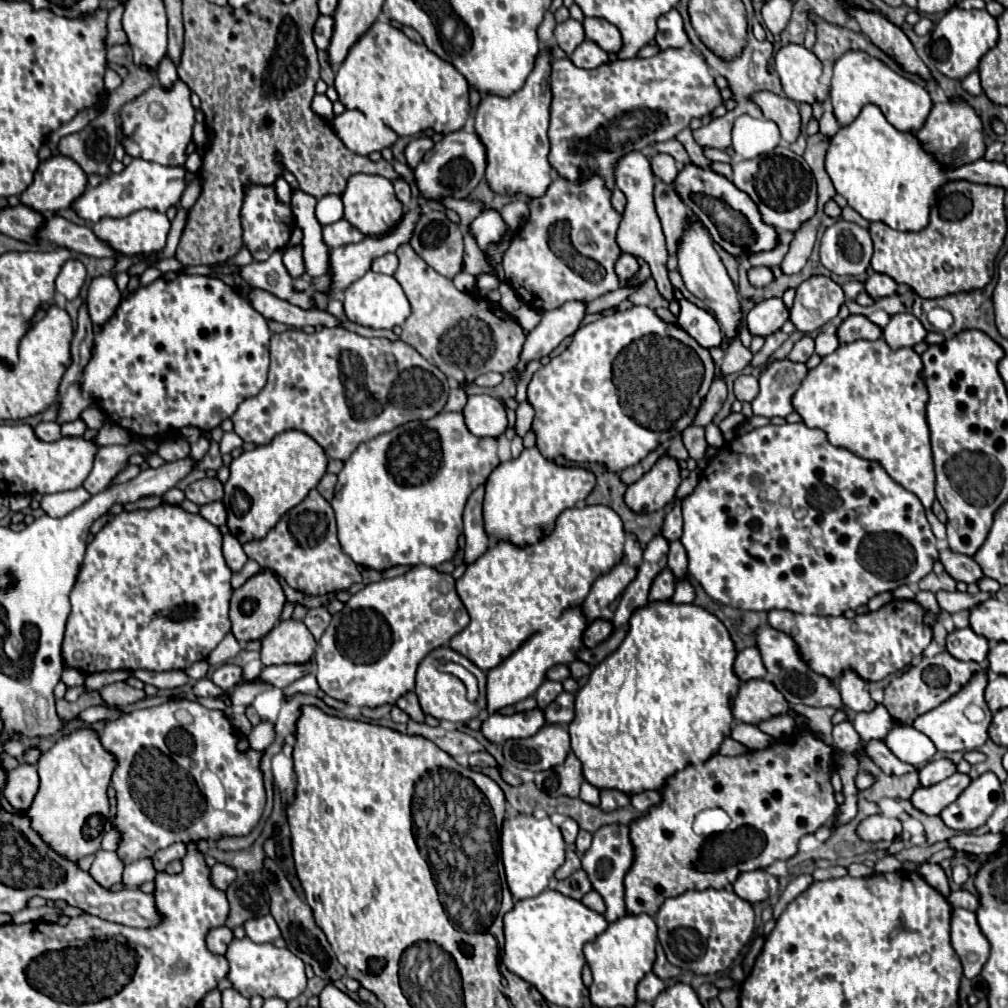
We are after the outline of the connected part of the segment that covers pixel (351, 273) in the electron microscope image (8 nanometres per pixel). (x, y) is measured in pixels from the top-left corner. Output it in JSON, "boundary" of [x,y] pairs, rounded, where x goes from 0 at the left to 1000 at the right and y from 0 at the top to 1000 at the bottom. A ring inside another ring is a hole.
{"boundary":[[[417,205],[413,207],[403,207],[397,221],[393,221],[393,225],[389,225],[387,229],[379,231],[379,233],[365,233],[361,235],[357,241],[351,243],[341,243],[341,245],[333,245],[327,249],[327,267],[329,267],[329,291],[335,291],[337,287],[343,287],[347,281],[351,281],[353,277],[357,277],[363,269],[367,269],[369,265],[369,257],[375,257],[383,251],[391,251],[397,243],[407,241],[409,237],[409,229],[413,227],[413,221],[417,217],[419,209]]]}

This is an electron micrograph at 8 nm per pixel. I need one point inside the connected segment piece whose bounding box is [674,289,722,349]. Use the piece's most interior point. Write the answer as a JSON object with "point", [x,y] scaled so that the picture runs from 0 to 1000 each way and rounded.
{"point":[692,320]}

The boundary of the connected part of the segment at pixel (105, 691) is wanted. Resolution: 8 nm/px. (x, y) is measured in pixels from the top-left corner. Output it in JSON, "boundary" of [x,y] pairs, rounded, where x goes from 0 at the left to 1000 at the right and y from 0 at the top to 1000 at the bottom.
{"boundary":[[[111,678],[99,684],[99,691],[107,697],[107,699],[131,699],[139,693],[143,693],[143,686],[133,684],[125,678]]]}

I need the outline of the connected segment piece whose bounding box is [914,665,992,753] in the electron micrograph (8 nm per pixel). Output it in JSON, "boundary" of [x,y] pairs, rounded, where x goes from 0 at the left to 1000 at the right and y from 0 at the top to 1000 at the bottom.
{"boundary":[[[976,660],[974,666],[964,670],[964,674],[948,689],[944,689],[940,695],[937,695],[929,703],[913,709],[907,715],[907,721],[917,729],[921,729],[931,745],[942,747],[942,745],[964,745],[974,741],[980,735],[980,721],[984,715],[984,707],[976,693],[978,680],[980,680],[980,662]]]}

